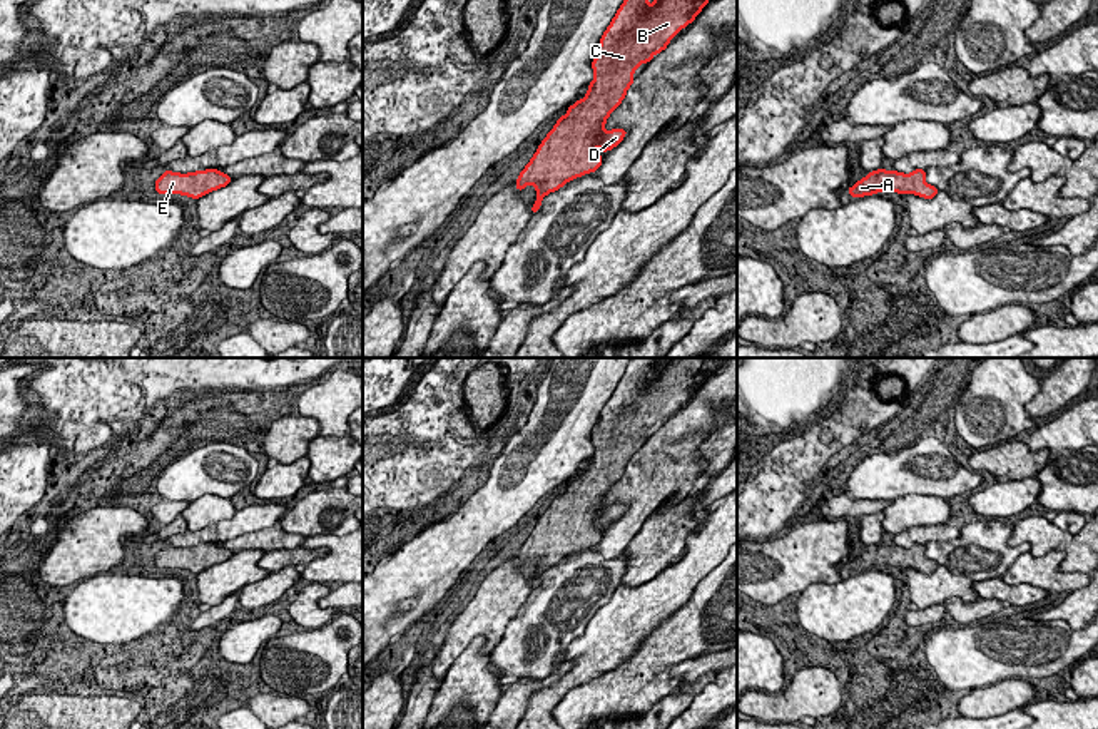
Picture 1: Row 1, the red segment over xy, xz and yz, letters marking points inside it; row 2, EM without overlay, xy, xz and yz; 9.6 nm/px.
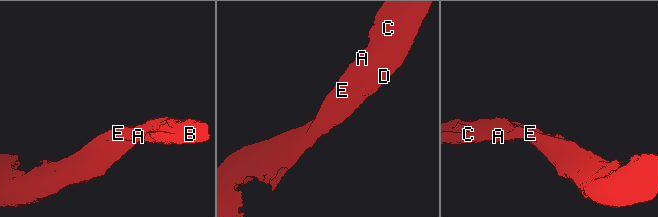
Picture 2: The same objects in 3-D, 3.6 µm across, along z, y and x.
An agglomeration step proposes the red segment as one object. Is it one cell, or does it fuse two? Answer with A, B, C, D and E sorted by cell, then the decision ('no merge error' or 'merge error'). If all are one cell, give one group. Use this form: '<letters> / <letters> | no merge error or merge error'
A B C D E | no merge error

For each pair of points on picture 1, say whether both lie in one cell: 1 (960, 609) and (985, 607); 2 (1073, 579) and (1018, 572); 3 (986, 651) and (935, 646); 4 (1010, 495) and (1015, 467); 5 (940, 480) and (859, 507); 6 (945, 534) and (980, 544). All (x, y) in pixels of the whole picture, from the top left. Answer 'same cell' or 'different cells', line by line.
1: same cell
2: same cell
3: same cell
4: different cells
5: different cells
6: different cells

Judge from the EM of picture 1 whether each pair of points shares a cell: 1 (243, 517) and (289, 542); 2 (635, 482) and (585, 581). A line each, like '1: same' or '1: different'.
1: different
2: different

